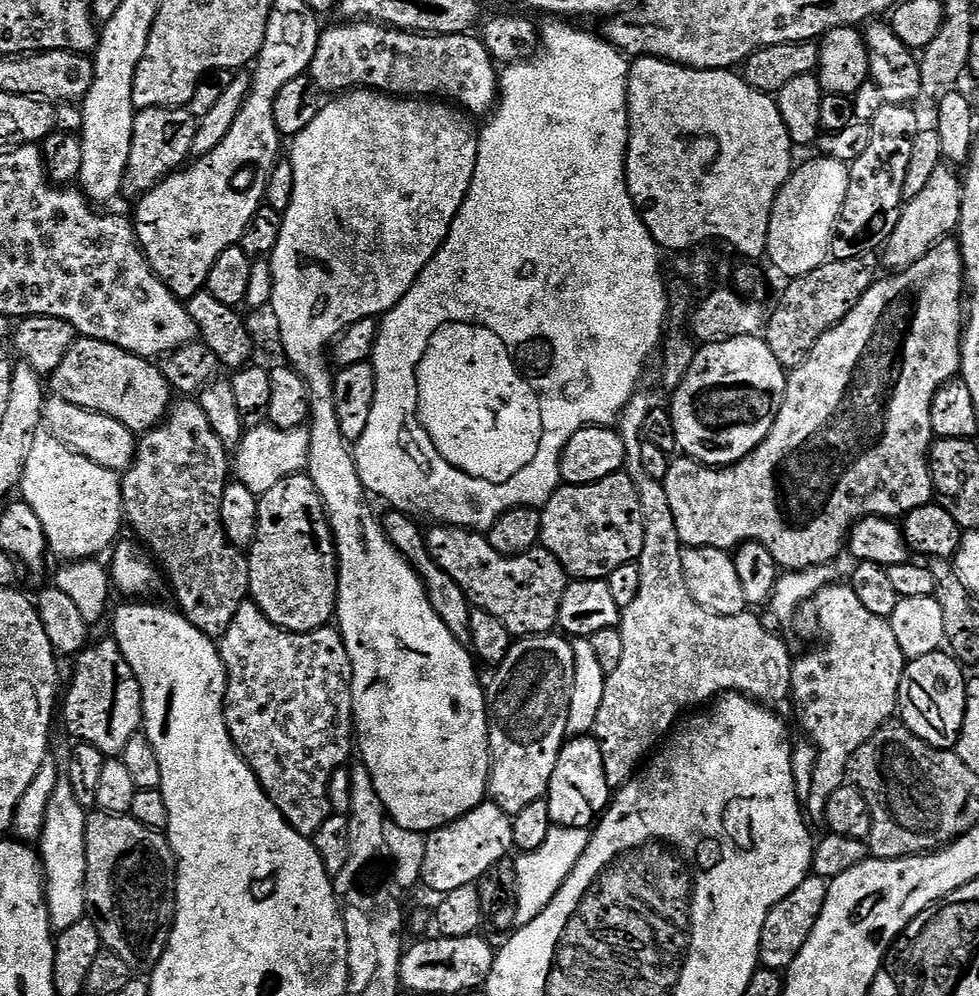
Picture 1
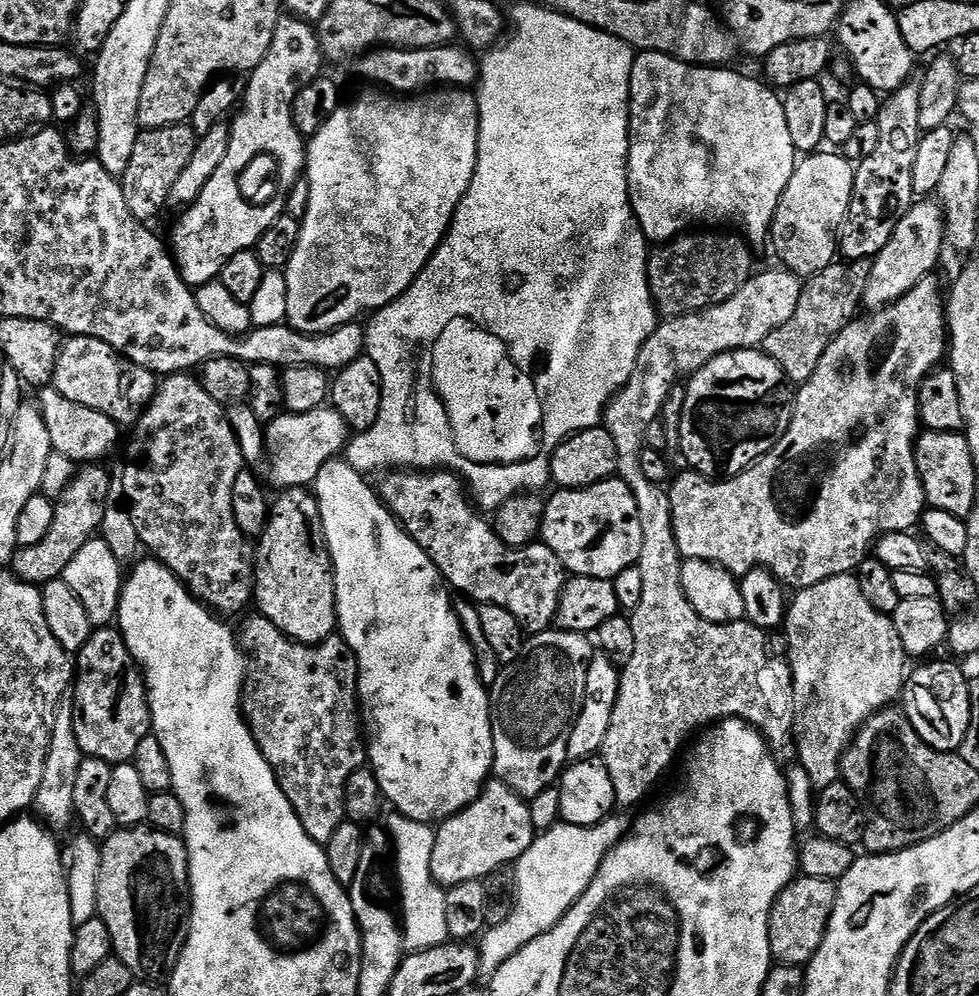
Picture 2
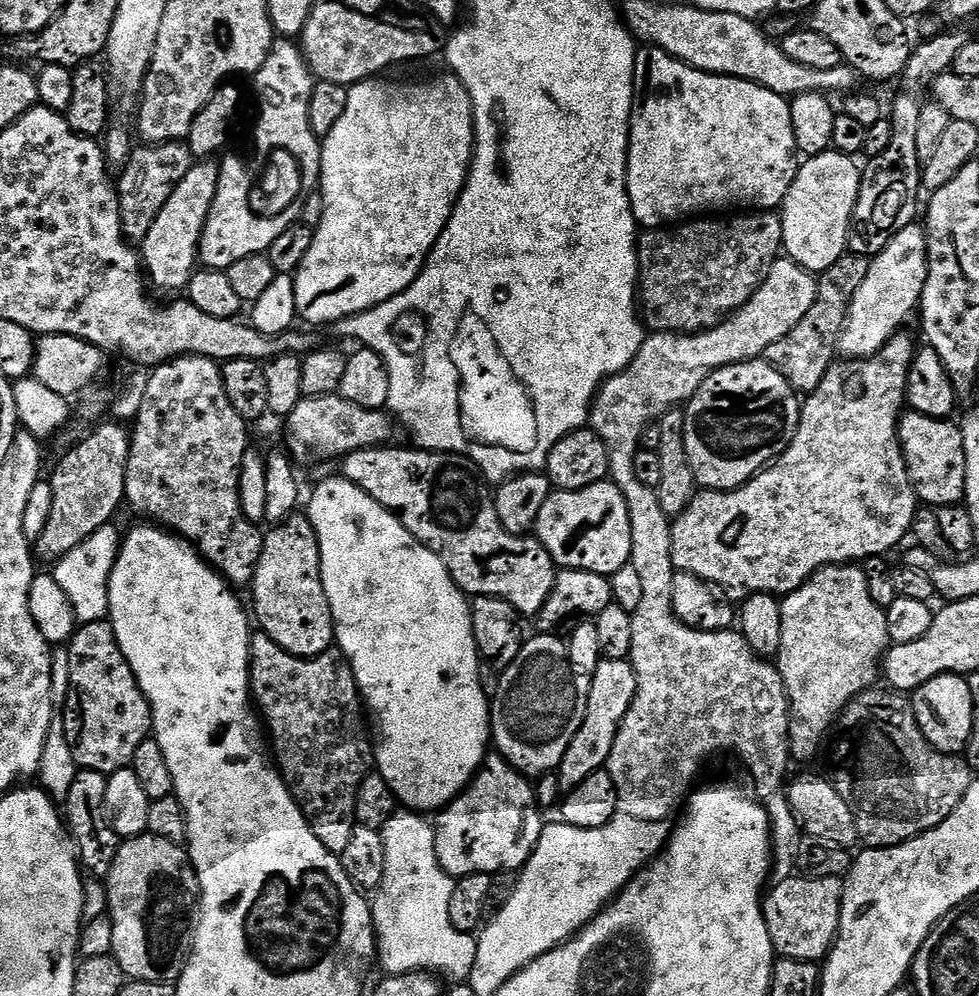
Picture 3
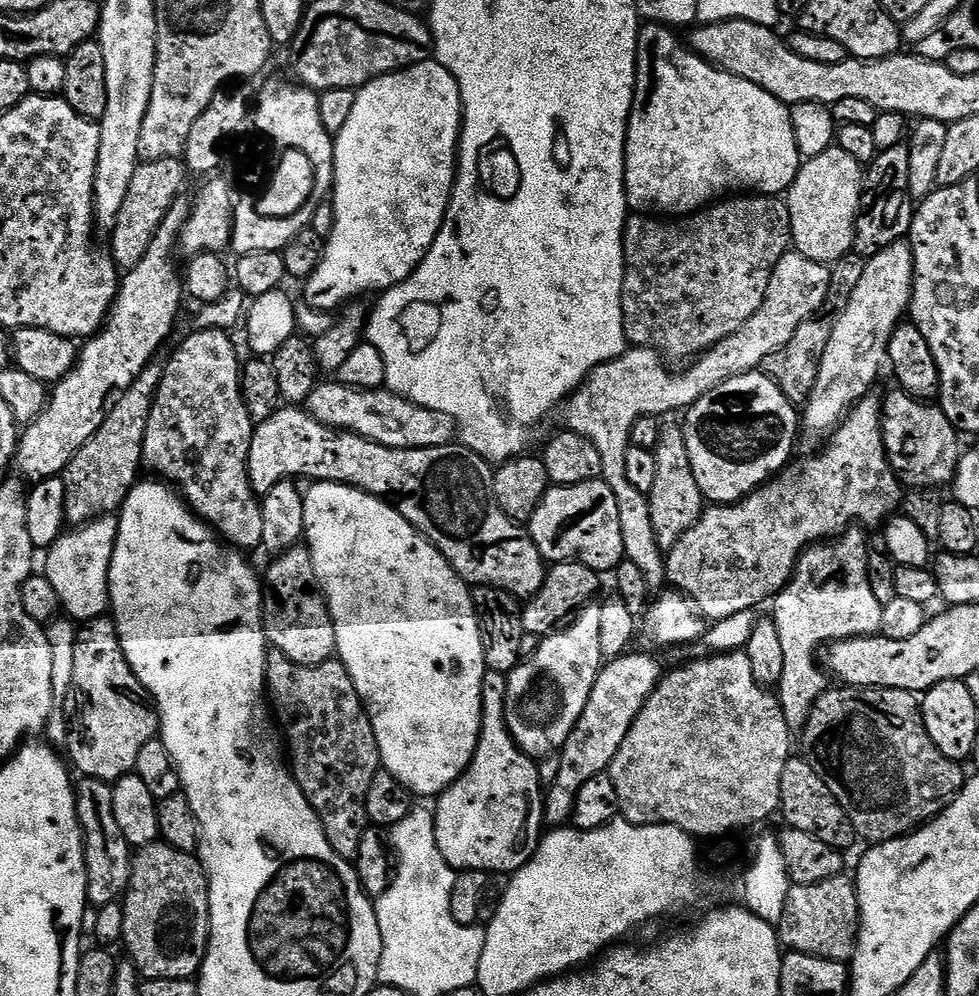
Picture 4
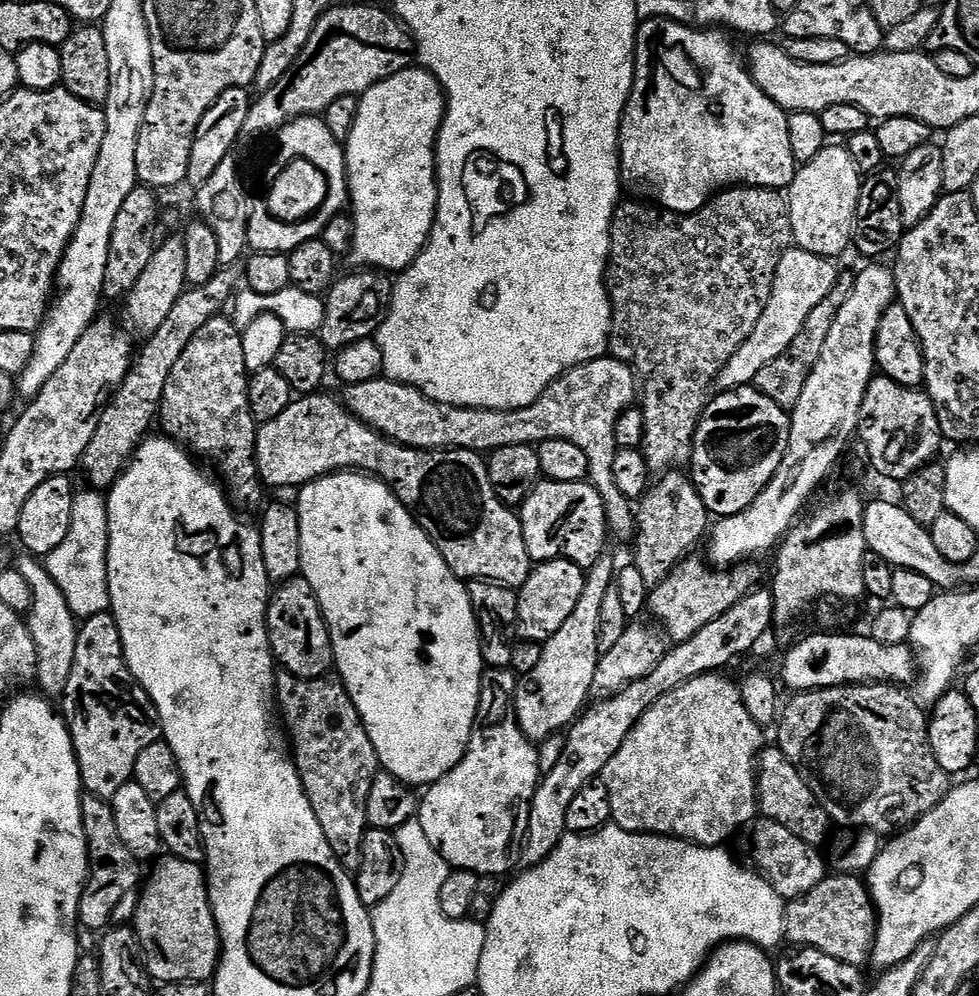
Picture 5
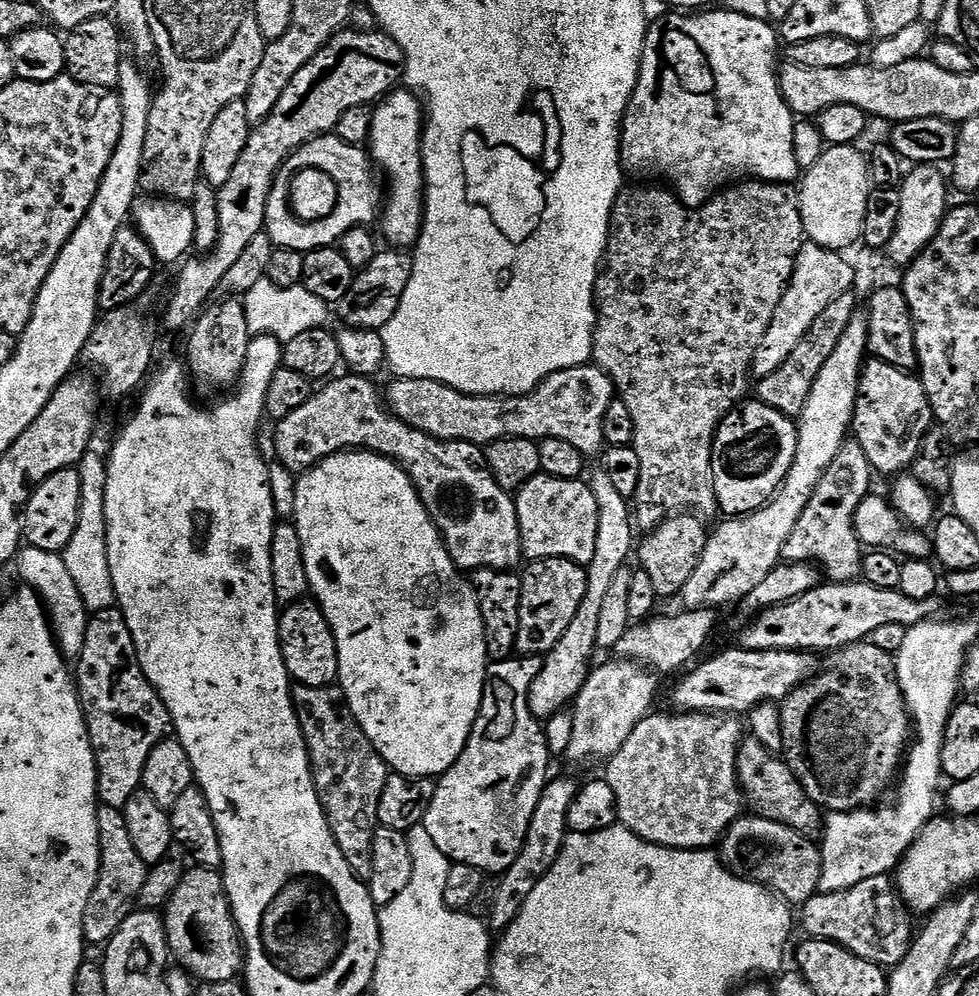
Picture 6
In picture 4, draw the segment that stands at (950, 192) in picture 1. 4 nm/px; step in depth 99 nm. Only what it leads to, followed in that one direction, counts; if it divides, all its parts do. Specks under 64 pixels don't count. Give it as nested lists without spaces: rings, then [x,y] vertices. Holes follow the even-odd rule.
[[[900,242],[883,248],[878,255],[871,257],[864,265],[864,273],[858,286],[848,299],[848,304],[840,319],[832,327],[830,342],[826,346],[826,354],[822,354],[822,362],[818,370],[818,382],[814,382],[814,390],[808,395],[802,408],[802,432],[812,440],[824,442],[844,423],[849,412],[873,391],[872,383],[880,376],[880,367],[885,367],[888,355],[888,343],[897,324],[905,319],[912,302],[912,249],[907,243]]]

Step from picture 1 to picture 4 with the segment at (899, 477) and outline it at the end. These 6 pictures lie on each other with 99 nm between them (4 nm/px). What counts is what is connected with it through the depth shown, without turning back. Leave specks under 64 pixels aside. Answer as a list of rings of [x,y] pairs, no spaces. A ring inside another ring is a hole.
[[[869,394],[848,413],[843,424],[823,445],[820,460],[808,460],[796,485],[776,504],[776,492],[772,486],[745,496],[739,504],[705,507],[700,520],[682,534],[680,541],[666,556],[666,580],[677,588],[676,592],[688,597],[708,622],[725,620],[730,614],[755,609],[763,600],[771,601],[776,593],[792,579],[796,561],[809,546],[827,541],[843,533],[852,525],[883,525],[902,504],[902,485],[892,471],[884,449],[882,423],[882,400]]]

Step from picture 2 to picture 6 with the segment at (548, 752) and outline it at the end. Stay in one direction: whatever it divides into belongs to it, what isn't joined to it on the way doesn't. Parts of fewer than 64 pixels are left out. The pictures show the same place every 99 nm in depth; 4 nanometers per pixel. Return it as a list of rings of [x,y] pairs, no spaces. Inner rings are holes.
[[[596,470],[590,479],[590,487],[594,498],[598,502],[598,538],[594,546],[594,558],[586,565],[586,581],[584,597],[578,606],[574,618],[560,640],[553,646],[551,652],[543,657],[540,672],[532,680],[528,688],[528,708],[537,720],[544,722],[556,712],[563,711],[573,703],[576,695],[582,690],[588,678],[590,663],[588,659],[598,652],[596,639],[598,638],[598,614],[602,614],[602,602],[606,602],[606,594],[610,586],[617,579],[620,567],[634,552],[632,528],[634,520],[630,515],[630,504],[614,490],[610,478],[606,478],[603,470]]]

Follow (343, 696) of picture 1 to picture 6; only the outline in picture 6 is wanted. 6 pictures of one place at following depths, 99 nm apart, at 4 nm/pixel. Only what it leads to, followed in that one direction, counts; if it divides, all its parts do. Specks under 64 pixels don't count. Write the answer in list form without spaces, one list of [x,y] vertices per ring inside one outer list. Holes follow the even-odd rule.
[[[296,684],[290,693],[292,709],[308,747],[312,785],[316,787],[316,797],[328,820],[328,828],[348,869],[357,878],[366,878],[372,873],[374,805],[382,786],[388,781],[390,769],[357,726],[339,687]]]

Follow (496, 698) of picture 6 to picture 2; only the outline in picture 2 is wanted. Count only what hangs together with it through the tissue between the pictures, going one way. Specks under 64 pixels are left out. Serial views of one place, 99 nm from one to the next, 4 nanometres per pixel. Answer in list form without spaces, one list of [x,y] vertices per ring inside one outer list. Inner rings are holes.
[[[495,778],[489,779],[488,783],[484,785],[484,791],[474,803],[465,806],[456,816],[449,816],[435,829],[435,833],[436,841],[430,858],[430,870],[437,884],[445,890],[462,882],[483,880],[494,870],[511,865],[520,859],[522,853],[532,845],[534,839],[531,810],[525,797],[510,790],[503,782]]]

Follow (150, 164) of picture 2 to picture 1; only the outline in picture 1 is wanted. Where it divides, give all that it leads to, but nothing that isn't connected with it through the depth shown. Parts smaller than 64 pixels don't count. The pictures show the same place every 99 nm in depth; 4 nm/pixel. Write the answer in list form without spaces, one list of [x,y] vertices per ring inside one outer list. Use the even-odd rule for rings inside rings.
[[[142,108],[136,114],[134,146],[130,152],[127,183],[143,194],[158,187],[173,172],[181,171],[189,163],[192,151],[198,148],[200,120],[183,108]]]

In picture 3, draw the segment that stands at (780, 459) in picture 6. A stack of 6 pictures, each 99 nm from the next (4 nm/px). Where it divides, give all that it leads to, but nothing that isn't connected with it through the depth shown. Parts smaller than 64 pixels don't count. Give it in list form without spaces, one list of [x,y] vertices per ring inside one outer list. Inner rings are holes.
[[[760,358],[710,373],[683,409],[685,452],[695,483],[704,490],[731,492],[769,467],[800,425],[802,404],[796,399],[788,379]]]

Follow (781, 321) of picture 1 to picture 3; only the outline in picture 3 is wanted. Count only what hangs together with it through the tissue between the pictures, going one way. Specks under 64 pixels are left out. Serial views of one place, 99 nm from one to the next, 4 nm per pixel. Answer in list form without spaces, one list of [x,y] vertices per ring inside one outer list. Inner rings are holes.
[[[845,254],[836,265],[825,270],[819,277],[816,301],[812,309],[804,315],[802,322],[798,322],[798,326],[790,330],[790,334],[786,334],[768,348],[767,363],[778,369],[797,393],[815,392],[828,369],[833,367],[832,351],[837,351],[840,333],[844,330],[844,321],[848,314],[848,305],[852,295],[866,278],[869,263],[869,257]]]

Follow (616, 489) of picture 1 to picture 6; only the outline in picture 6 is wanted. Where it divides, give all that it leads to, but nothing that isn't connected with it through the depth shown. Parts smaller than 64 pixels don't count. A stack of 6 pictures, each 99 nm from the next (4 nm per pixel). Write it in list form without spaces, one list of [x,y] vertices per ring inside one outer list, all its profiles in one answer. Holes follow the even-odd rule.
[[[531,476],[515,493],[520,547],[529,561],[566,558],[586,566],[594,558],[598,538],[598,502],[583,479],[559,480],[553,476]]]

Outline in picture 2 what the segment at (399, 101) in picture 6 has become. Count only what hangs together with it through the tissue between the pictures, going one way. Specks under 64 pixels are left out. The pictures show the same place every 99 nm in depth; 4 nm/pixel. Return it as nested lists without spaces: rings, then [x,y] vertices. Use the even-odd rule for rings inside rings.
[[[445,87],[443,90],[428,90],[411,98],[401,98],[384,90],[368,90],[352,101],[341,103],[330,114],[330,118],[306,144],[306,184],[308,180],[308,205],[300,220],[298,242],[284,272],[286,278],[287,323],[300,332],[319,334],[329,332],[343,324],[353,323],[363,312],[375,313],[401,296],[413,282],[417,274],[428,265],[428,260],[444,242],[456,208],[468,193],[476,173],[478,142],[480,141],[480,106],[471,91],[462,88]]]

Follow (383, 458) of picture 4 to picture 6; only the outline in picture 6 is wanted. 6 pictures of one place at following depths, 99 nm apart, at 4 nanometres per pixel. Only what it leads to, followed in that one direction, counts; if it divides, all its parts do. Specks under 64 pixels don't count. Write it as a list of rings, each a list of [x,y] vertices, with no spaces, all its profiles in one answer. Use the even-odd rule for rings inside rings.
[[[343,375],[337,380],[329,379],[329,384],[325,388],[313,391],[307,400],[303,400],[297,408],[290,410],[290,414],[275,421],[276,433],[272,436],[272,448],[276,451],[277,462],[282,467],[296,472],[295,474],[303,474],[327,456],[339,452],[363,450],[384,456],[385,459],[399,465],[401,471],[412,479],[412,485],[416,487],[416,493],[420,495],[420,501],[424,503],[424,509],[428,512],[432,525],[440,533],[444,549],[457,568],[468,574],[478,568],[515,569],[515,564],[522,560],[516,502],[494,482],[487,468],[481,466],[482,456],[477,445],[436,440],[433,436],[412,431],[412,428],[406,426],[397,416],[393,416],[381,403],[378,399],[378,388],[376,392],[369,377]]]

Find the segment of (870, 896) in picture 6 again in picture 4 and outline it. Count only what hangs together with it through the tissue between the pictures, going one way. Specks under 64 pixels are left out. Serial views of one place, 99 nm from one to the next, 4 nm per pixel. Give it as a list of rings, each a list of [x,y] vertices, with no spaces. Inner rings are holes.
[[[841,874],[830,878],[829,880],[823,880],[817,884],[798,884],[787,889],[788,897],[786,898],[786,904],[784,906],[784,913],[782,914],[780,920],[778,921],[778,935],[780,937],[781,945],[785,949],[794,951],[794,952],[805,952],[811,956],[827,956],[829,958],[840,958],[843,957],[843,952],[847,953],[849,949],[853,947],[854,937],[858,931],[858,915],[860,913],[860,903],[856,898],[856,886],[851,879],[847,880],[847,875]]]

